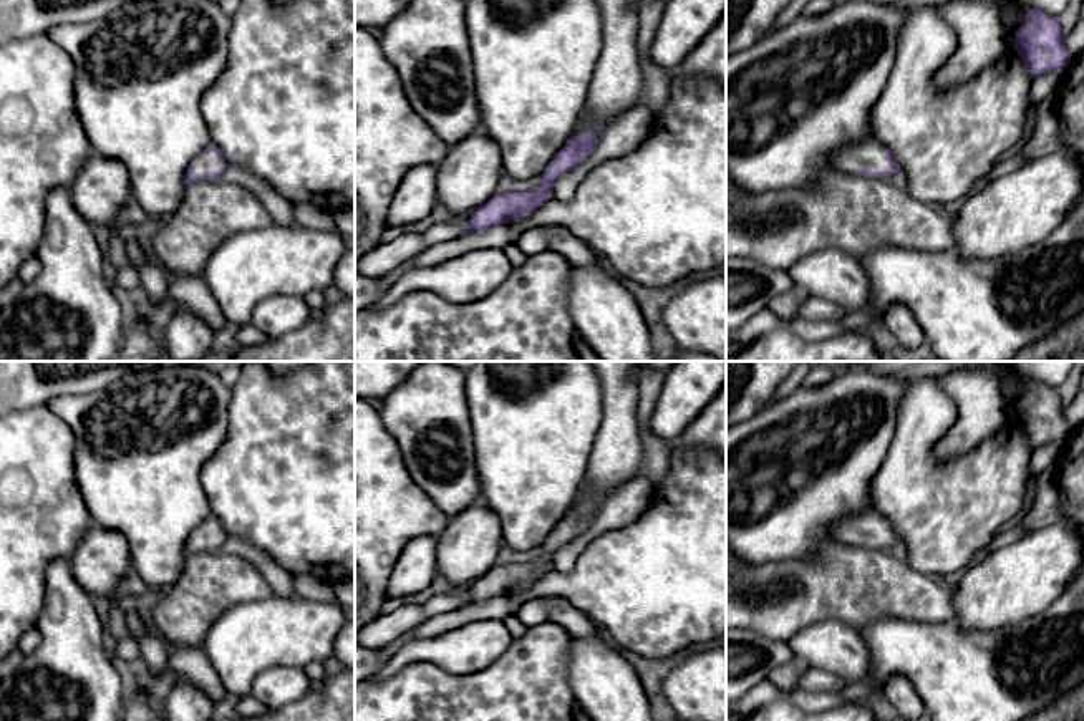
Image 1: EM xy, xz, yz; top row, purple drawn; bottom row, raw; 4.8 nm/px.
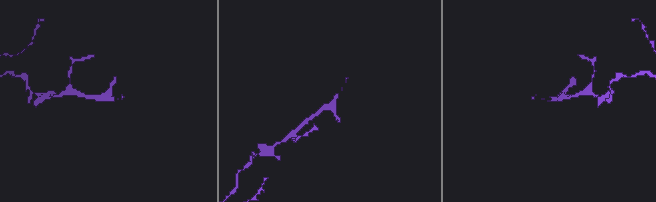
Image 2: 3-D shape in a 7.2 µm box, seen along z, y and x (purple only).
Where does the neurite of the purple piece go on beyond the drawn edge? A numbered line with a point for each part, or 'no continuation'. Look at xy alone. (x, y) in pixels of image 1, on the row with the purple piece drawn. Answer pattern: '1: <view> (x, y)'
1: xy (208, 161)

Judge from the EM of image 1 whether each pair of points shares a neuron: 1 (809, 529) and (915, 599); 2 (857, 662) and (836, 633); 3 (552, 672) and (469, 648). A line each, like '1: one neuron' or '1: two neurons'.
1: two neurons
2: one neuron
3: two neurons

